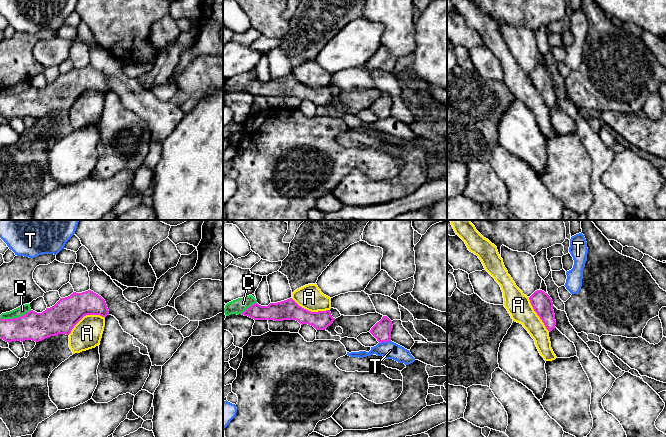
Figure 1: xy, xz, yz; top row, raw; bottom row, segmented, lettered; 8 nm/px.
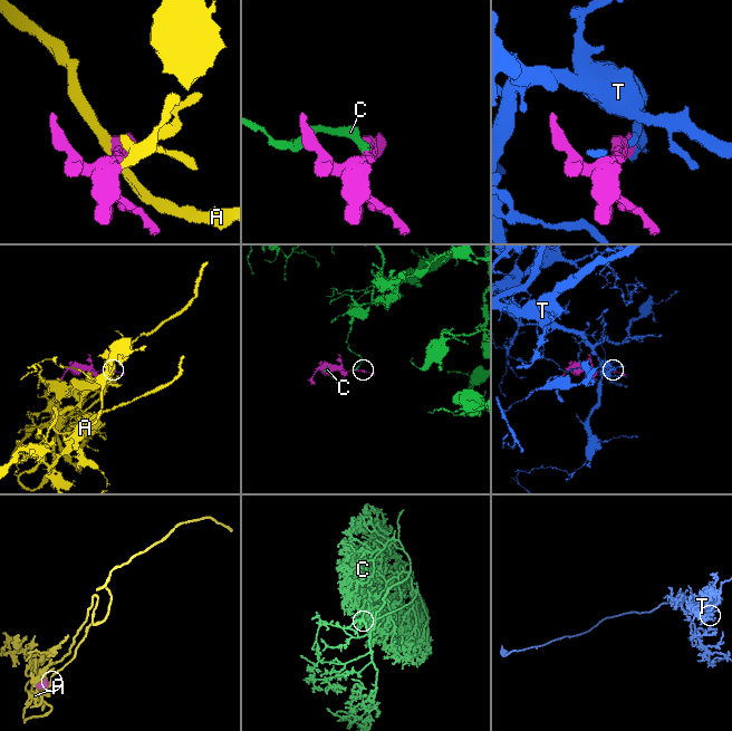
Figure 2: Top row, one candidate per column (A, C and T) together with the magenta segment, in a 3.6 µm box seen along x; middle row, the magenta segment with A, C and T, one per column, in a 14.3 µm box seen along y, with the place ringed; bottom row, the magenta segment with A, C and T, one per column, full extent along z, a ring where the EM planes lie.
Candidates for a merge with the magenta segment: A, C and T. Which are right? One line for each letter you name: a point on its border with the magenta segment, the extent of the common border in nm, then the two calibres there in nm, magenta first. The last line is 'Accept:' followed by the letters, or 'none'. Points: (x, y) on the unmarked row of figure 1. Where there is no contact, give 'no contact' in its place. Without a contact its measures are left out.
A: contact xy (85, 91); length 320 nm; calibres 240 and 240 nm
Accept: A

